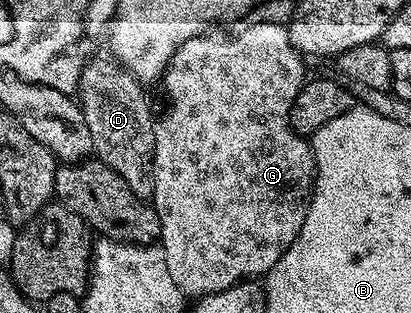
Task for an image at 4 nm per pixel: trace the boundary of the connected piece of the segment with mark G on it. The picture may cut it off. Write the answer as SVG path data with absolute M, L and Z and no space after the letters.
M257 23L242 26L242 28L238 35L206 33L191 37L191 41L183 41L183 45L179 45L179 49L169 58L169 63L165 66L163 84L165 83L165 95L169 98L169 108L166 109L165 116L162 119L160 116L153 125L155 145L153 146L151 205L157 210L159 217L161 226L159 246L165 253L165 264L171 273L171 281L175 281L175 285L186 297L219 293L242 281L268 275L275 261L279 261L279 257L287 253L291 241L299 237L309 208L309 197L313 194L315 168L312 146L302 136L295 134L289 124L291 105L307 82L305 67L301 64L302 56L291 45L288 26Z

